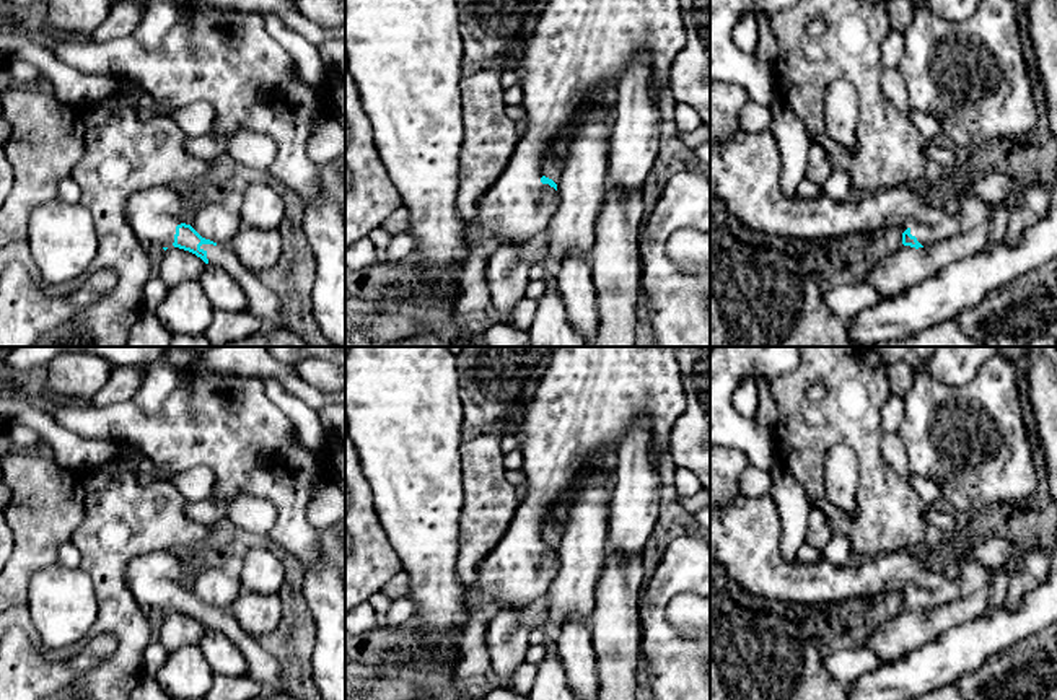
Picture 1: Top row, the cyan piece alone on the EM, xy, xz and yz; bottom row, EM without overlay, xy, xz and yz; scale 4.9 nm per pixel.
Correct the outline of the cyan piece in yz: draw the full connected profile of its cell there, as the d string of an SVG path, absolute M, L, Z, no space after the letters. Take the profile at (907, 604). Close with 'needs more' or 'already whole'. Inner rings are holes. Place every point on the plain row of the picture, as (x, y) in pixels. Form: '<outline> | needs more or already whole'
M739 493L728 506L710 506L710 558L723 570L725 584L735 583L741 591L764 597L769 606L811 610L852 597L873 599L897 593L902 596L902 609L919 614L961 596L958 580L943 573L938 558L923 558L914 550L863 557L845 567L834 567L824 558L814 563L787 562L780 540L780 514L770 495L749 498Z | needs more

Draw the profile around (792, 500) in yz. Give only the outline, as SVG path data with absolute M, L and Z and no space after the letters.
M775 459L769 472L772 477L770 497L778 508L782 523L780 552L787 562L796 562L801 545L806 542L808 516L813 506L803 485L780 459Z

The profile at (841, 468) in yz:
M834 444L824 457L824 493L845 514L855 514L858 487L857 454L847 444Z

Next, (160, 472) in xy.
M153 464L153 470L150 474L143 474L140 475L140 483L142 485L148 485L153 482L168 482L169 479L173 479L174 472L163 466L163 464Z

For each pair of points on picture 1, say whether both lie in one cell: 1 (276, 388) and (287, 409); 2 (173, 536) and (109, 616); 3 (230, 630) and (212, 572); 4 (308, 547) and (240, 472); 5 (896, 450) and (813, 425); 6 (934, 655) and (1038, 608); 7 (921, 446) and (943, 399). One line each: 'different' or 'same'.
1: same
2: same
3: different
4: same
5: different
6: same
7: same

